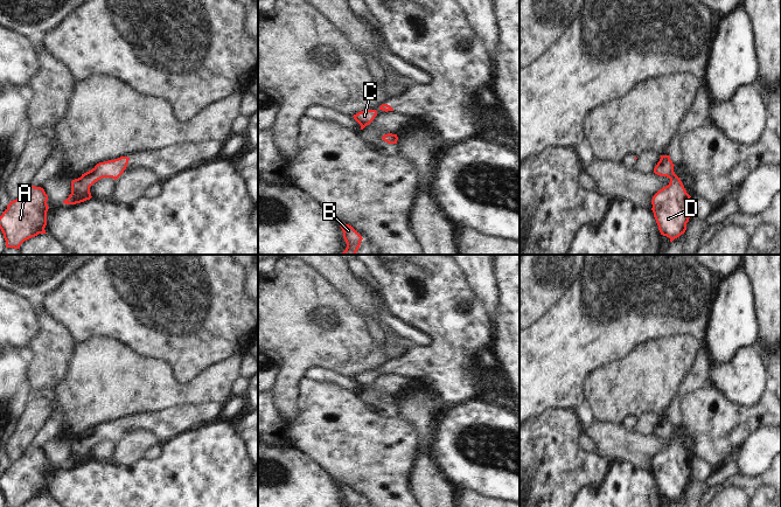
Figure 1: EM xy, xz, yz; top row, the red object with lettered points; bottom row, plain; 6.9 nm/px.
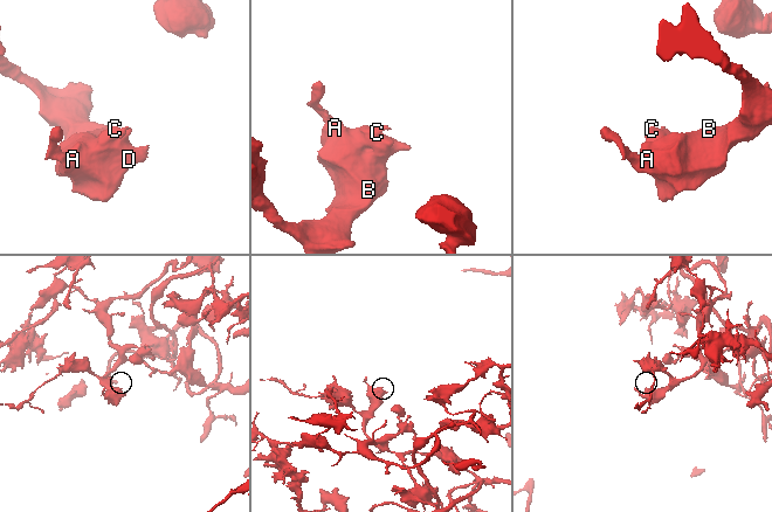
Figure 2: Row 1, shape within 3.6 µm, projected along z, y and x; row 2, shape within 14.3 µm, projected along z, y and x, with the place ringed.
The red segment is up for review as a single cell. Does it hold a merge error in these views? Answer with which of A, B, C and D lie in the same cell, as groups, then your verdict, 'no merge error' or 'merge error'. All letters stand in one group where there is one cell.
groups A B C D; no merge error

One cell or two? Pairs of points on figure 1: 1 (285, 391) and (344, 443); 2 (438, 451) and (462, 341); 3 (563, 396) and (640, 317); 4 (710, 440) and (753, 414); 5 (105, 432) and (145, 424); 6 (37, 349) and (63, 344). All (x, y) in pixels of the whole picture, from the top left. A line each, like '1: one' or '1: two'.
1: two
2: two
3: one
4: one
5: one
6: one

